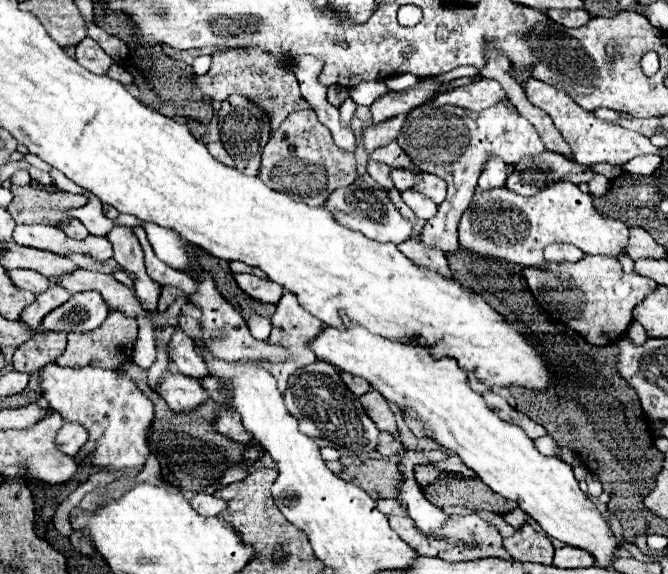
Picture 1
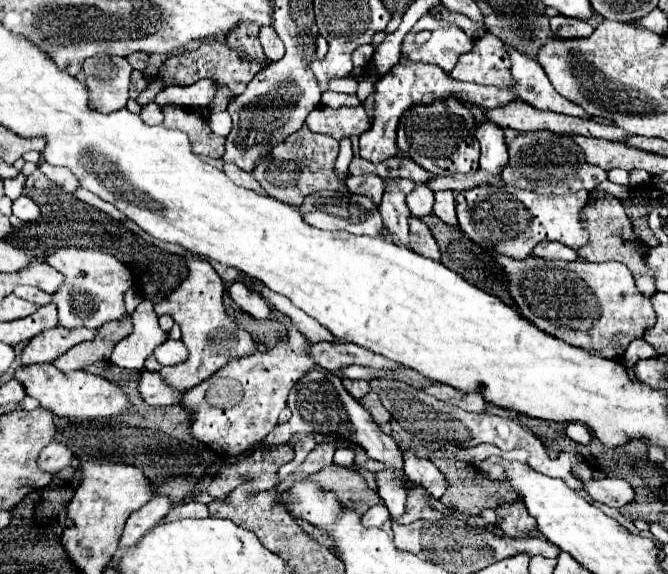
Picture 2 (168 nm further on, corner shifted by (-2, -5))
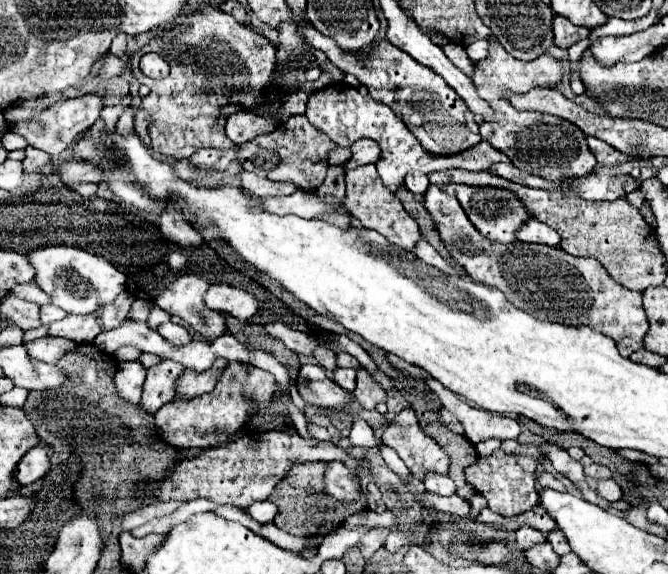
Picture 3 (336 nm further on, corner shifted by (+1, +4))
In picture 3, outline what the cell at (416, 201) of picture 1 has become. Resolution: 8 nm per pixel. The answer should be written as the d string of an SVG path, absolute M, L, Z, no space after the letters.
M411 172L411 174L405 176L405 188L409 192L413 192L413 194L423 196L427 192L427 188L429 188L429 180L427 180L427 176L423 172Z

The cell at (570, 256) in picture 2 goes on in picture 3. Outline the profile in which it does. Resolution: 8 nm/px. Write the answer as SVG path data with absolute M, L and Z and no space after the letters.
M531 218L527 220L521 230L517 232L517 238L521 242L535 242L535 244L547 244L547 246L557 246L559 248L559 242L561 242L561 236L549 228L547 224Z

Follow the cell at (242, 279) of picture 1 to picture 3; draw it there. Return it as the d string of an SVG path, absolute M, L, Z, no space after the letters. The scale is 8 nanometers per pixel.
M213 284L205 294L205 304L213 310L235 316L237 320L249 320L259 310L259 302L253 294L231 284Z

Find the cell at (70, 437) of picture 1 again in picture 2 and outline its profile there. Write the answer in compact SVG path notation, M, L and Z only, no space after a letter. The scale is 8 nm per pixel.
M52 441L50 445L46 445L46 449L40 453L38 457L38 467L46 473L58 473L60 469L68 467L72 461L72 453L66 445Z

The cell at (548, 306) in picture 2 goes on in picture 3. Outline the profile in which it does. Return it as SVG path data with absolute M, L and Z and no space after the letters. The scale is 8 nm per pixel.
M439 184L429 186L425 194L425 208L431 214L445 248L467 270L467 274L481 284L501 288L515 308L545 322L567 324L573 328L589 326L613 338L625 358L643 348L649 320L641 304L641 294L617 284L605 268L601 268L597 258L577 258L561 248L519 240L515 244L491 242L473 228L457 198L447 194Z

